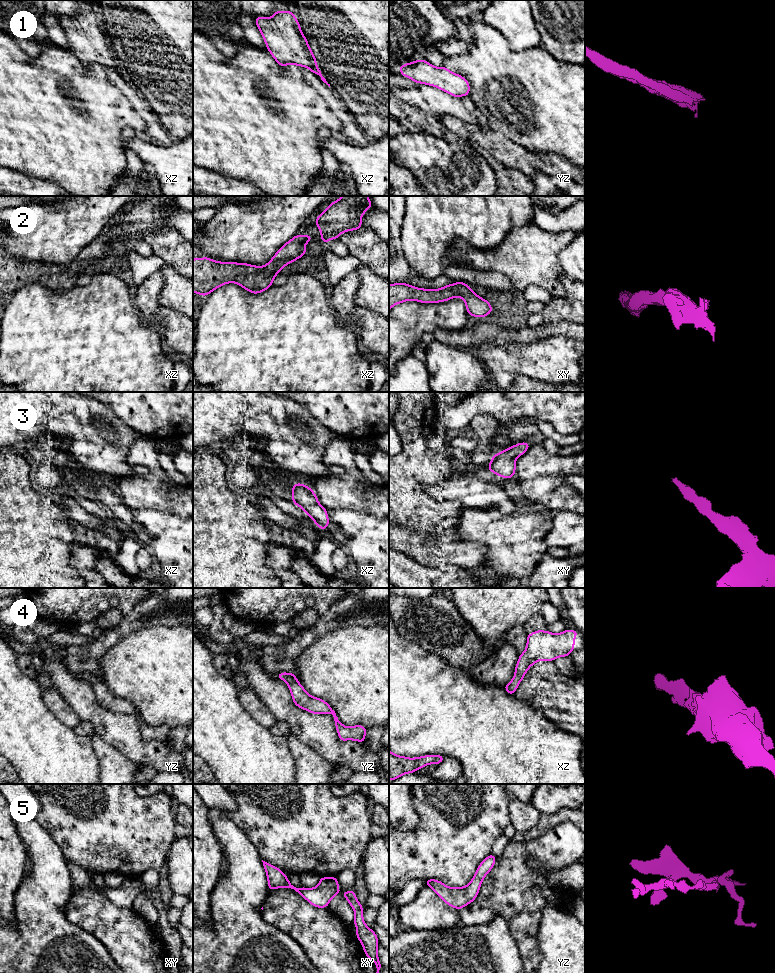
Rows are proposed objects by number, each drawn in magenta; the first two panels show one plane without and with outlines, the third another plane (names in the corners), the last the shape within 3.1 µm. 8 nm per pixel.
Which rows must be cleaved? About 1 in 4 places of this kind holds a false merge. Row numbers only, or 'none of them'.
none of them

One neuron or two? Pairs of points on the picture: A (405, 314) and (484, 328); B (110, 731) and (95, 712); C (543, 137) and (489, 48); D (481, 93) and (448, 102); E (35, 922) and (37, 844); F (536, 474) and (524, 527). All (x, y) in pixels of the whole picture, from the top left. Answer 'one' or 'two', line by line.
A: two
B: one
C: one
D: two
E: one
F: two

